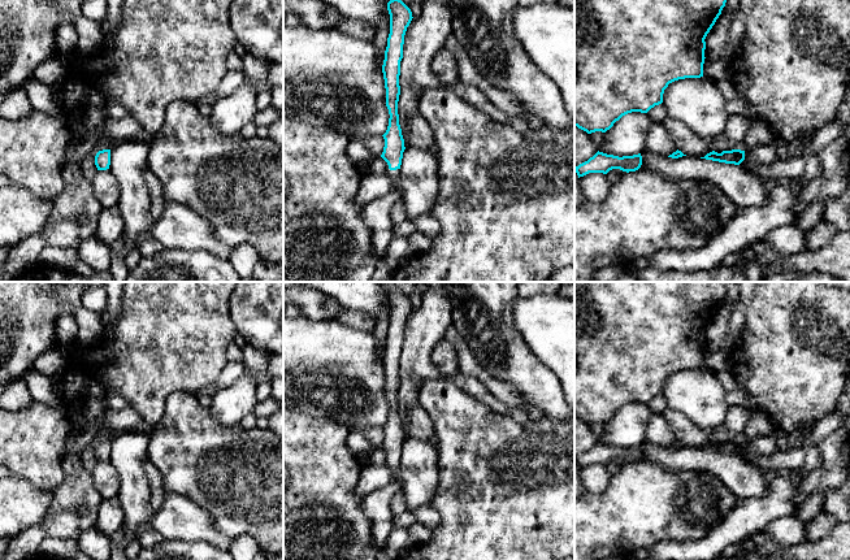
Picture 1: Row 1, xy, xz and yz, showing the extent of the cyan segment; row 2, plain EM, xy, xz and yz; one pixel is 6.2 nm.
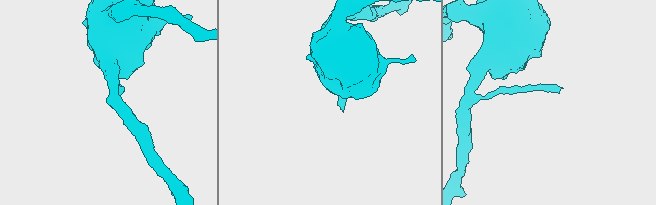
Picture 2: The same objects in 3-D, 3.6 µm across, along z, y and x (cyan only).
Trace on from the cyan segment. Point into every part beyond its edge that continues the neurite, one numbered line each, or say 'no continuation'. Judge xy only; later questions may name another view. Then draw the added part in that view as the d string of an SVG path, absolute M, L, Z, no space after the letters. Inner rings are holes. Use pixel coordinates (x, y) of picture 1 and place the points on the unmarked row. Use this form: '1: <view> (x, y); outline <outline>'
no continuation

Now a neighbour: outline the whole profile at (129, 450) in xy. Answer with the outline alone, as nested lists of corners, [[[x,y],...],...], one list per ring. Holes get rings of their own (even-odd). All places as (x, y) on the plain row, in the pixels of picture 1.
[[[123,431],[110,440],[109,461],[120,474],[121,485],[117,495],[123,512],[125,538],[138,539],[140,528],[156,515],[153,492],[144,470],[149,434],[144,431]]]

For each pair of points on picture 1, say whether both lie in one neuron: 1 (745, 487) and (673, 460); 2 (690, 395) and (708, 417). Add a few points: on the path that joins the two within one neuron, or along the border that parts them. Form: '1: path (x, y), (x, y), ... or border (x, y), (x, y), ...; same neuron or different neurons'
1: path (727, 469), (712, 461), (692, 460); same neuron
2: path (695, 400), (706, 412); same neuron

